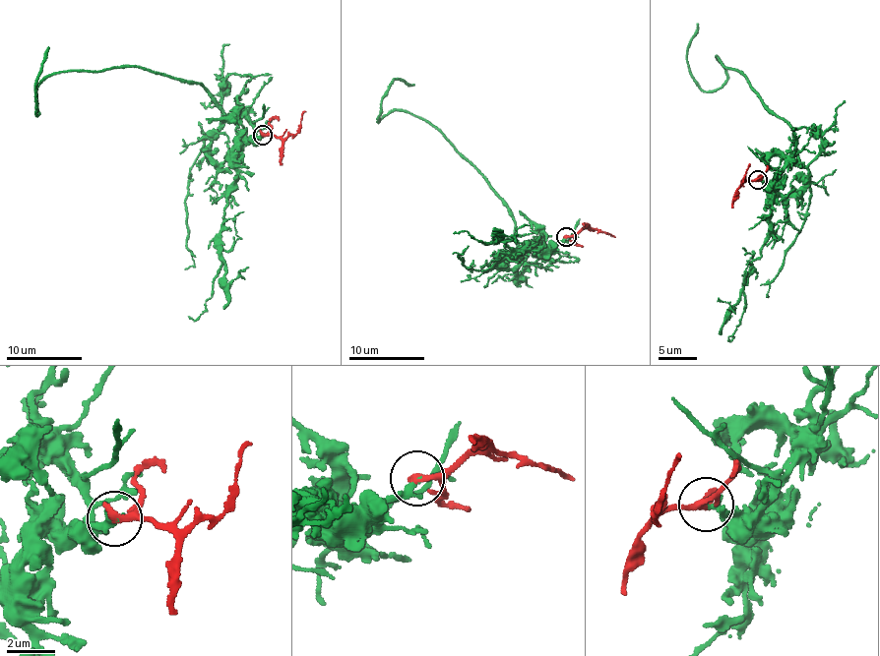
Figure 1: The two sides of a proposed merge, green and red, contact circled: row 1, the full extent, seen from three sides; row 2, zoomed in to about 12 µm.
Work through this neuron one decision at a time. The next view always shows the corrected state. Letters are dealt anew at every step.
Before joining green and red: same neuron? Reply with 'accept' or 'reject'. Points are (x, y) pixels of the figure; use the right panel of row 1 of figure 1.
accept

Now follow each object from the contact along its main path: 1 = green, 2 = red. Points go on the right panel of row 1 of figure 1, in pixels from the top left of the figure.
1: (759, 180), (786, 171), (796, 139), (746, 76), (718, 56), (727, 81), (704, 91), (686, 50), (698, 23)
2: (759, 180), (740, 184), (748, 163)

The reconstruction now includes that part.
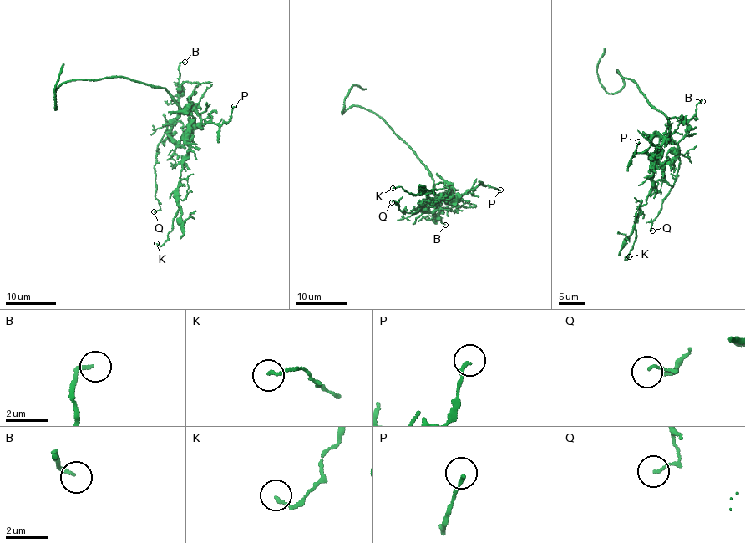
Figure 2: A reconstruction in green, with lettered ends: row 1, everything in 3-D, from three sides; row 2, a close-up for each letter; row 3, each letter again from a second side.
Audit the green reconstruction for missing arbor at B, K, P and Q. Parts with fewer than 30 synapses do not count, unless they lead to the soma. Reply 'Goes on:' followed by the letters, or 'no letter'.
Goes on: no letter

